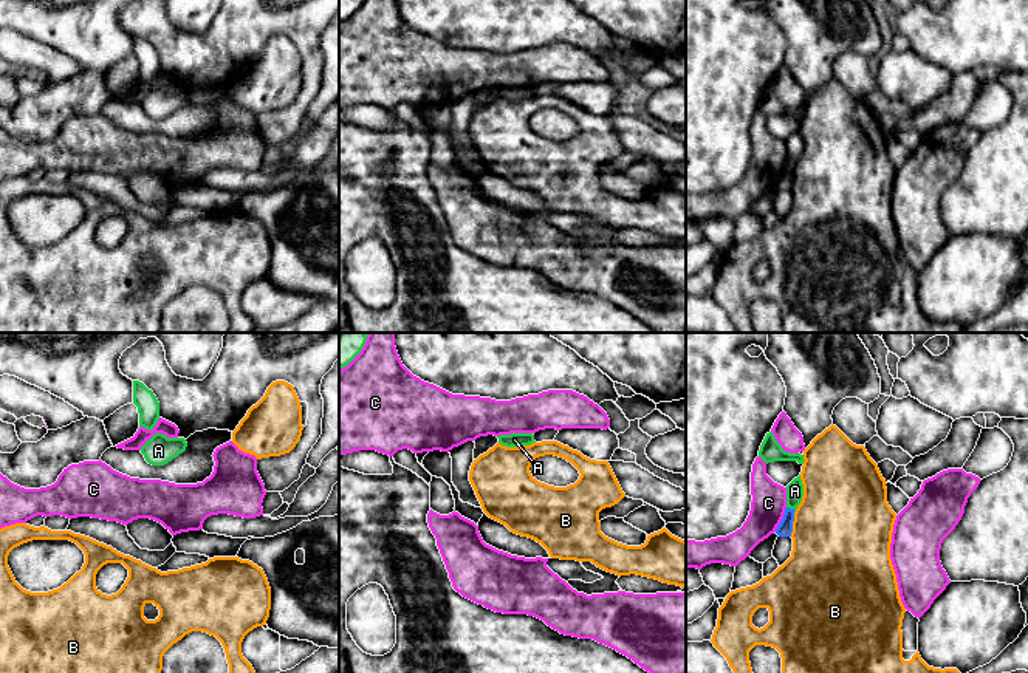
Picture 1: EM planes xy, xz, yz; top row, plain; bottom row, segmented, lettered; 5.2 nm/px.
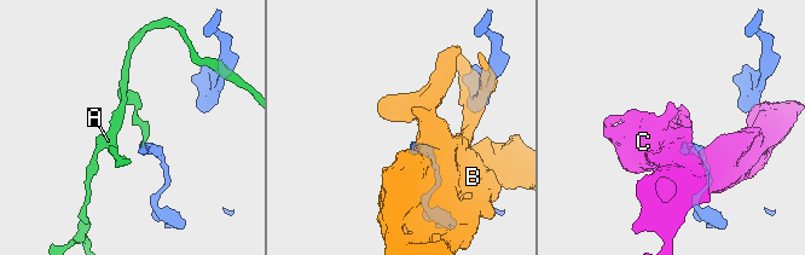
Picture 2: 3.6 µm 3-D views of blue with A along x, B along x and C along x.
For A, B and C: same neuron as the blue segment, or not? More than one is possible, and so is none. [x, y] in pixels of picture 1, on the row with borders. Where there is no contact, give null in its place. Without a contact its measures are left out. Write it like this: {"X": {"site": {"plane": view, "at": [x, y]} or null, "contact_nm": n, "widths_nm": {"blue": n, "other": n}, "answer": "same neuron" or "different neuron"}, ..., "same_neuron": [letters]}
{"A": {"site": {"plane": "yz", "at": [791, 509]}, "contact_nm": 50, "widths_nm": {"blue": 80, "other": 100}, "answer": "different neuron"}, "B": {"site": {"plane": "yz", "at": [791, 523]}, "contact_nm": 140, "widths_nm": {"blue": 80, "other": 480}, "answer": "different neuron"}, "C": {"site": {"plane": "yz", "at": [782, 519]}, "contact_nm": 150, "widths_nm": {"blue": 80, "other": 180}, "answer": "different neuron"}, "same_neuron": []}

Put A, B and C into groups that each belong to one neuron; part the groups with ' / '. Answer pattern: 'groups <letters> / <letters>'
groups A / B / C

